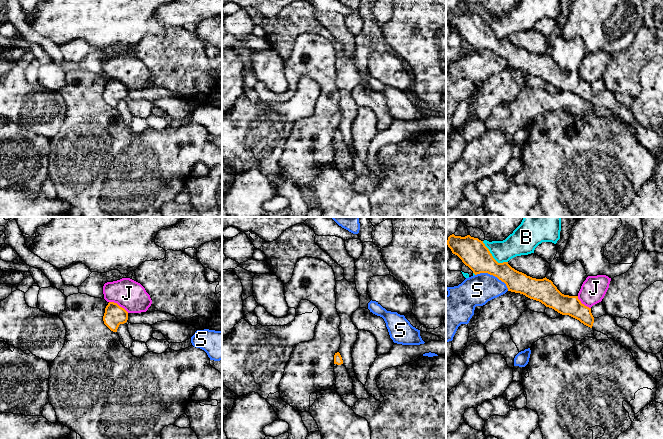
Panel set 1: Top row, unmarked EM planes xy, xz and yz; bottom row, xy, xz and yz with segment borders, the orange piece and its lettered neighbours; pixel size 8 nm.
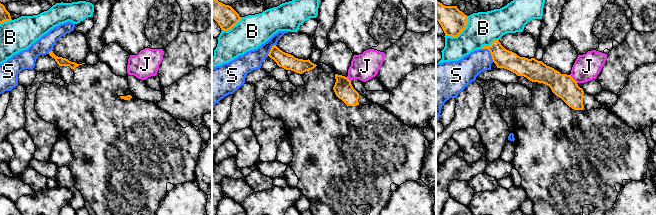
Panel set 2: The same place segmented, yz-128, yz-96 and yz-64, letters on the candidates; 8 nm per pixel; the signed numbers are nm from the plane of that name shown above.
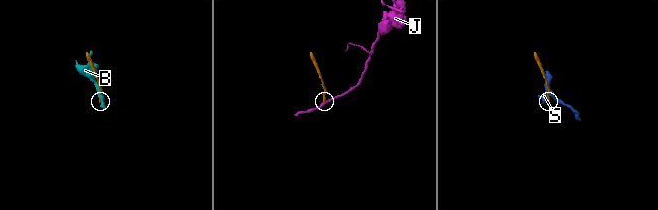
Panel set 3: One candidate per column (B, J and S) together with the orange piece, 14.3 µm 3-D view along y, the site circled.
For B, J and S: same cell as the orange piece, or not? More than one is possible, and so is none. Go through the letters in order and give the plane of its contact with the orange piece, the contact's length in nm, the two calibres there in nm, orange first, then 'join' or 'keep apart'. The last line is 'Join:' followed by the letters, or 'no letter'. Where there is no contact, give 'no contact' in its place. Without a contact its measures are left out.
B: meets orange in yz; contact 260 nm long; 220 nm thick on the orange side, 200 nm on the other; keep apart
J: meets orange in xy; contact 180 nm long; 170 nm thick on the orange side, 240 nm on the other; keep apart
S: meets orange in yz; contact 300 nm long; 220 nm thick on the orange side, 240 nm on the other; keep apart
Join: no letter

